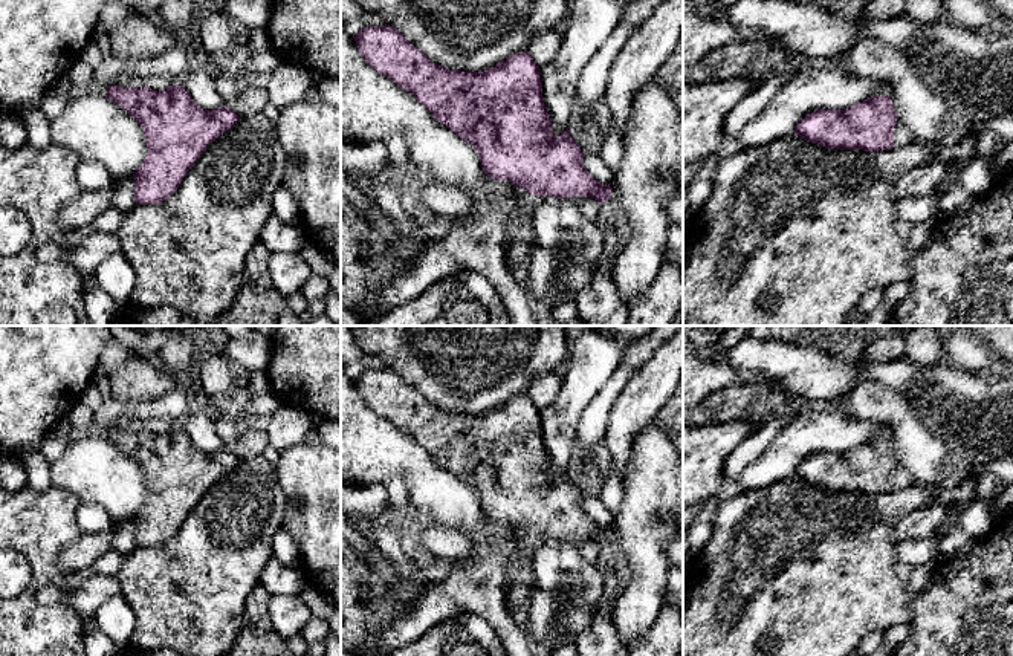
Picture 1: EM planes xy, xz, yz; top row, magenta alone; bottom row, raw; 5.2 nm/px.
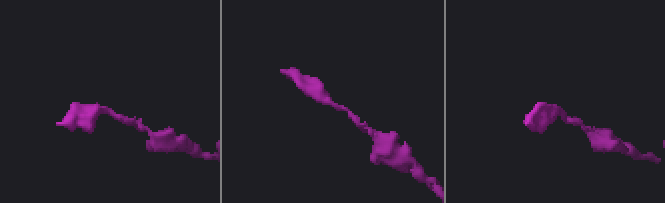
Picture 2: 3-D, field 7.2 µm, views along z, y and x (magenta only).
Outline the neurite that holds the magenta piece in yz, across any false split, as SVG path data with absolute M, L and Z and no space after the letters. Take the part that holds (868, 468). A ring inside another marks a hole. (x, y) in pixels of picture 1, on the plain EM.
M886 437L869 440L846 453L814 453L793 473L811 486L869 495L891 492L898 457Z

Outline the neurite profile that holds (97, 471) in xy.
M76 434L58 460L49 462L50 486L73 492L81 503L107 511L115 524L130 521L148 497L141 466L112 442L96 434Z

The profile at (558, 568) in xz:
M535 541L536 586L578 609L593 609L604 596L604 573L570 541Z

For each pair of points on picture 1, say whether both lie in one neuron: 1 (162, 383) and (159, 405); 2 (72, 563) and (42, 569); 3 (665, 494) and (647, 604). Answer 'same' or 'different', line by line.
1: different
2: different
3: same

